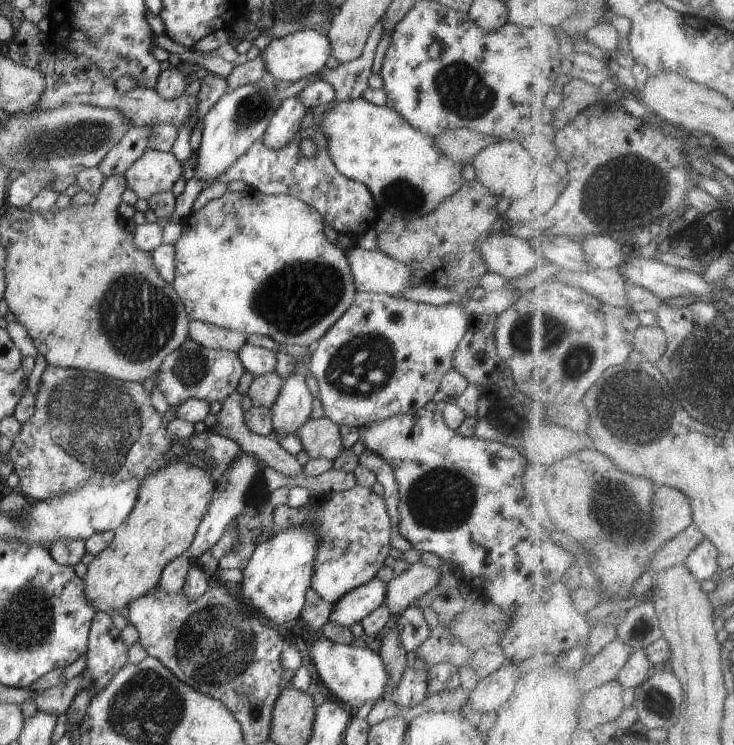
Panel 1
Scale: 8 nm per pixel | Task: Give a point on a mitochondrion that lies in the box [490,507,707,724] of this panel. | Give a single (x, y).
(660, 703)

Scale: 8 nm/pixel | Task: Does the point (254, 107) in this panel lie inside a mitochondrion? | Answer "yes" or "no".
yes

